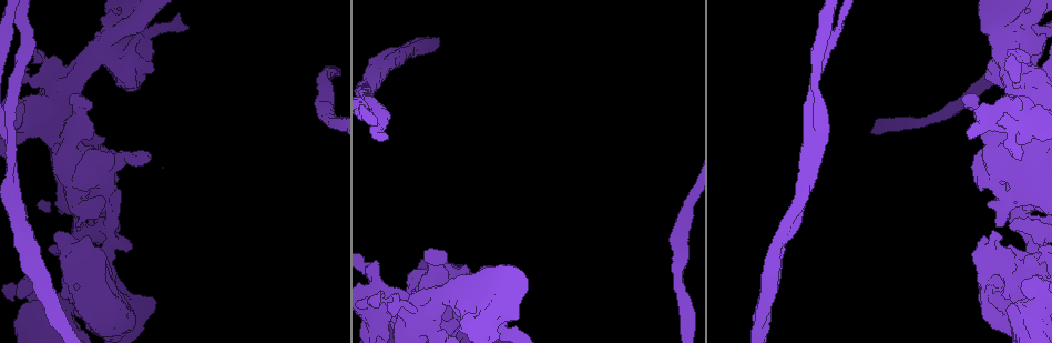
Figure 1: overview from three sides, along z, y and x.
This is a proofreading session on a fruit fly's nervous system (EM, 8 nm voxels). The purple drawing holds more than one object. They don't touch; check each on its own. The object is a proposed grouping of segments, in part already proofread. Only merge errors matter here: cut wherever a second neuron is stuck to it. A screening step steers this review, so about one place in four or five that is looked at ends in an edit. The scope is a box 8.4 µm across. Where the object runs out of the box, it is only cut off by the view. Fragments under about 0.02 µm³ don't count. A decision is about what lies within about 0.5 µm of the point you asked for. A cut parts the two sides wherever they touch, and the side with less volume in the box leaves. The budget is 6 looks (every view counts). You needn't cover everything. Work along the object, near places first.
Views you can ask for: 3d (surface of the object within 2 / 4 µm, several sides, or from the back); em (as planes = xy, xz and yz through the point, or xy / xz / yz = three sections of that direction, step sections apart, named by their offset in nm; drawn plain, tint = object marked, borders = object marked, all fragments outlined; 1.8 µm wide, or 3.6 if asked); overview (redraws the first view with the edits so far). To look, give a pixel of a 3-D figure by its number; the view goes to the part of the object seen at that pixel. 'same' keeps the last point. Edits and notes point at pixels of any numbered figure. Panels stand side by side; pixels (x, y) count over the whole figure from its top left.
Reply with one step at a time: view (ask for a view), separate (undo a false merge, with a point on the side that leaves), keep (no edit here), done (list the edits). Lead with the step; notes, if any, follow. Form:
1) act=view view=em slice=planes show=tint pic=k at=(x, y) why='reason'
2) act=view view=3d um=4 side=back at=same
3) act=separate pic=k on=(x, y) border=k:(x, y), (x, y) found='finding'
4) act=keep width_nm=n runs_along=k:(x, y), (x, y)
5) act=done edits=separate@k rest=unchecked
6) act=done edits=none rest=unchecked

act=view view=3d um=4 pic=1 at=(110, 237) why='side arm on a straight run'

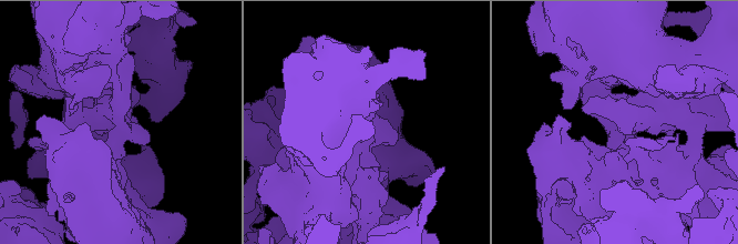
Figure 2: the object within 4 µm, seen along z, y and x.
act=view view=em slice=xz step=8 show=tint pic=2 at=(119, 127) why='now the EM'

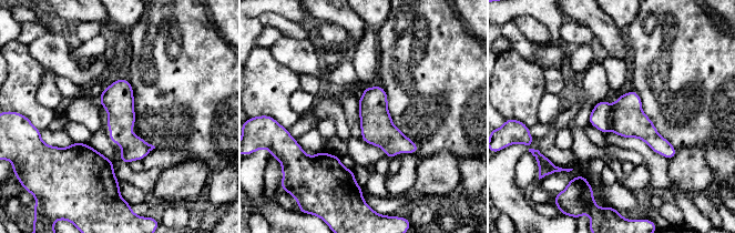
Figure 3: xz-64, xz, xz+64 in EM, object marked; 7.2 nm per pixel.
act=view view=em slice=planes show=borders at=same why='cut it another way'

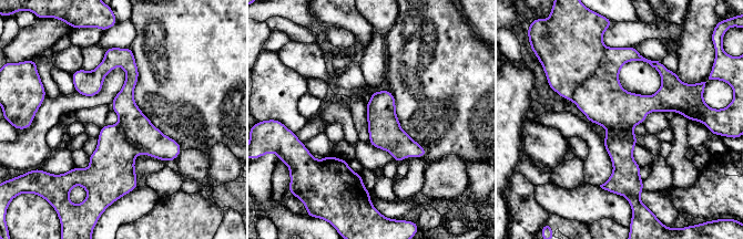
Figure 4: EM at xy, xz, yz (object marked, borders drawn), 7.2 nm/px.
act=keep runs_along=4:(118, 55), (130, 68), (129, 188) found='one neuron here'

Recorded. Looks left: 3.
act=view view=3d um=4 pic=1 at=(996, 120)

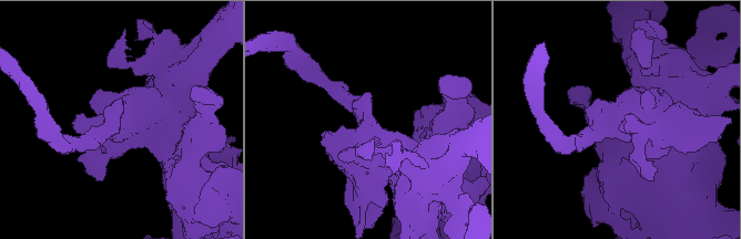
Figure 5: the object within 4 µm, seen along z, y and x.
act=view view=em um=3.6 slice=yz step=16 show=tint pic=5 at=(370, 121)

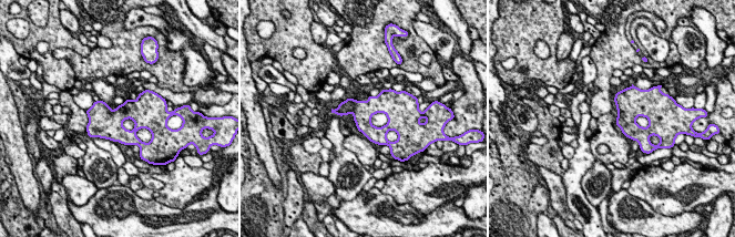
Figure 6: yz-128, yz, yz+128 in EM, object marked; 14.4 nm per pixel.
act=keep found='all the same neuron'

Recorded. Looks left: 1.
act=done edits=none rest=unchecked

